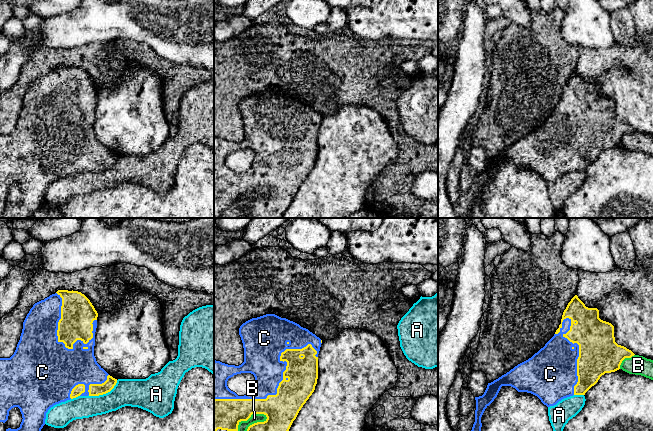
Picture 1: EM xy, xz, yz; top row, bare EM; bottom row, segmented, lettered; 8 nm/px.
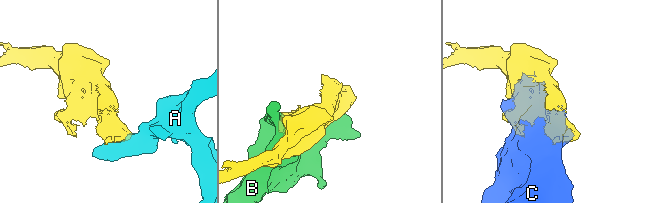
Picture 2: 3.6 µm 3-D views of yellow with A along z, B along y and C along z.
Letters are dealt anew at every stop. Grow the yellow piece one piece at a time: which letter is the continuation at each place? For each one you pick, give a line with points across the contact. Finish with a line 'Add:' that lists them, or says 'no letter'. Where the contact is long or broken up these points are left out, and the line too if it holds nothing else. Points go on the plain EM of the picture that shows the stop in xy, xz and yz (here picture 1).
Add: C

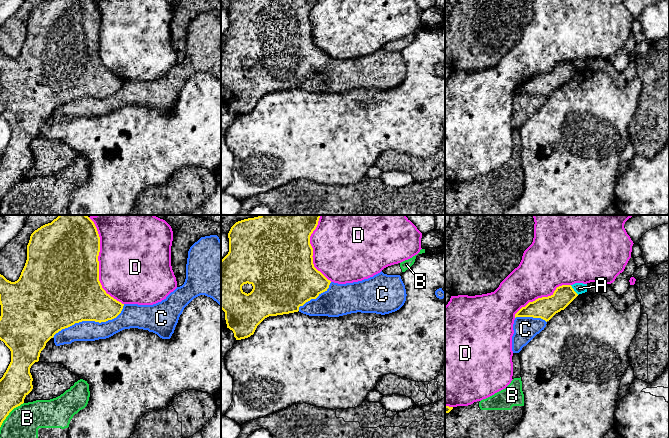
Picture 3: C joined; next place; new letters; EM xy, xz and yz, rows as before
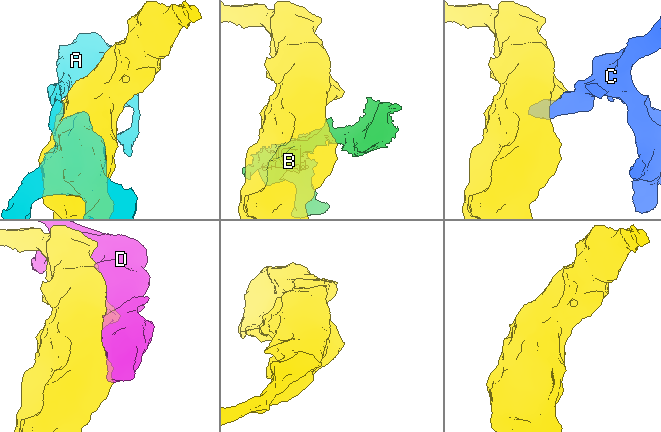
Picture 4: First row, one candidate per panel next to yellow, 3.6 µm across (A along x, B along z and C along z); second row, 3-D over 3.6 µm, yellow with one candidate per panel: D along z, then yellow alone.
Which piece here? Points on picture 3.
Add: no letter

